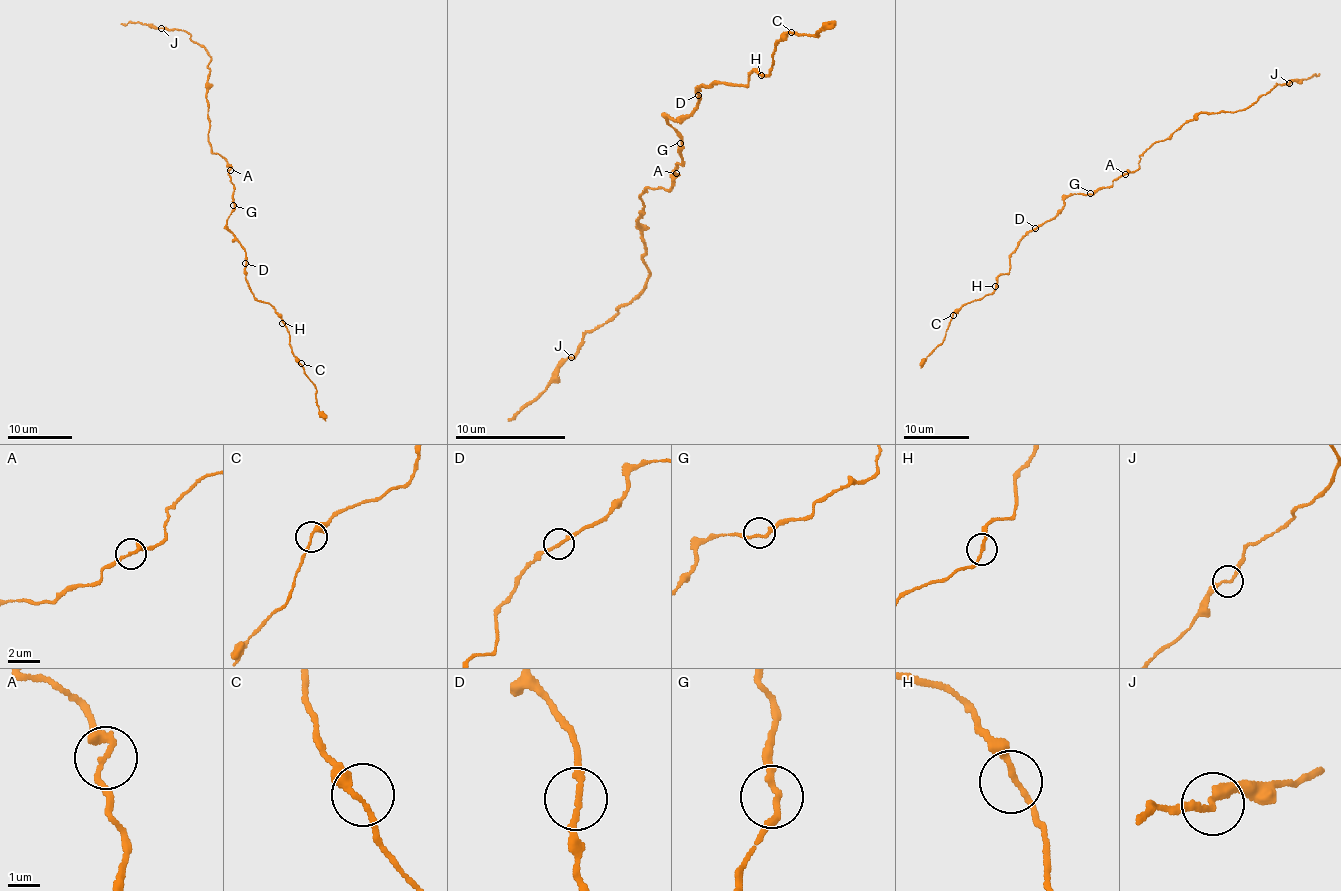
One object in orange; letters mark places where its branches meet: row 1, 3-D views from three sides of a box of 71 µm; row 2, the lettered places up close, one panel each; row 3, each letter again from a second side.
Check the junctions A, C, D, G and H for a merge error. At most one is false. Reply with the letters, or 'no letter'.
no letter

